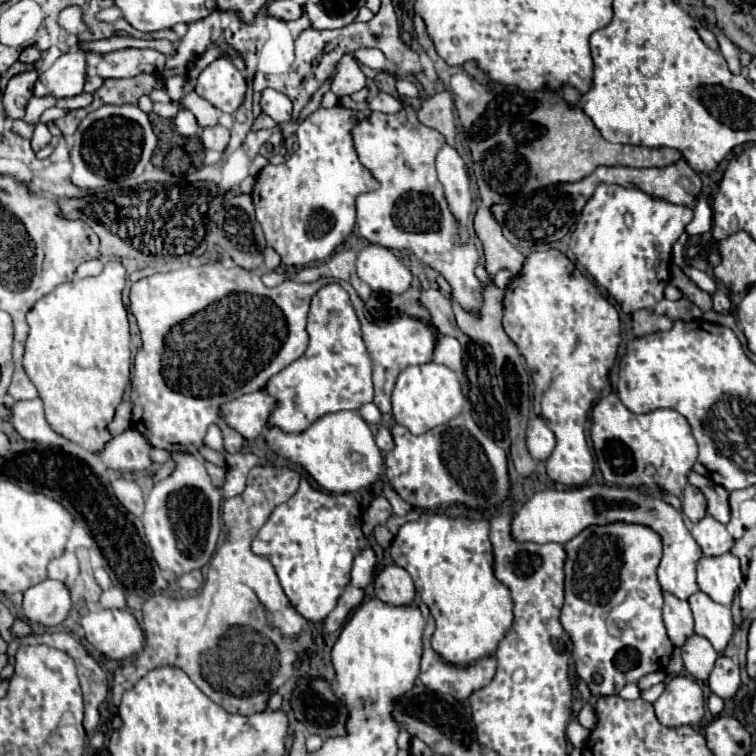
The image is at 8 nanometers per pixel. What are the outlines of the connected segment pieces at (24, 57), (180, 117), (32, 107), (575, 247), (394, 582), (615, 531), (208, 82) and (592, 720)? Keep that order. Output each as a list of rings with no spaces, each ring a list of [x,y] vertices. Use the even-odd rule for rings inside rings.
[[[27,47],[21,55],[19,55],[19,61],[25,63],[25,65],[35,65],[41,57],[41,51],[37,47]]]
[[[181,109],[177,115],[175,115],[175,125],[177,125],[177,131],[185,137],[193,137],[199,133],[199,123],[197,123],[197,117],[189,111],[189,109]]]
[[[33,96],[26,107],[23,120],[26,123],[36,125],[40,121],[42,113],[56,105],[56,99],[53,96],[36,97]]]
[[[599,185],[577,221],[577,229],[571,235],[569,249],[573,251],[577,263],[581,263],[591,273],[597,285],[607,289],[607,293],[621,305],[621,311],[627,317],[631,317],[631,313],[639,309],[651,311],[655,303],[663,299],[663,289],[669,283],[671,247],[685,231],[691,219],[693,219],[691,207],[653,199],[639,189],[625,189],[619,185]],[[659,269],[665,269],[665,279],[659,277]]]
[[[397,565],[385,567],[377,577],[375,577],[375,595],[393,607],[405,607],[415,603],[415,585],[411,575]]]
[[[637,523],[591,525],[565,543],[565,551],[565,605],[561,611],[561,623],[573,639],[577,673],[589,685],[591,693],[617,695],[627,683],[637,683],[653,671],[663,671],[669,665],[673,643],[669,641],[661,619],[663,589],[657,581],[657,567],[663,555],[661,537],[651,527]],[[595,673],[603,677],[603,683],[593,681]]]
[[[227,59],[213,61],[197,79],[195,93],[207,99],[215,109],[233,113],[243,103],[247,85],[241,75]]]
[[[585,703],[585,705],[583,705],[583,709],[577,713],[577,721],[579,721],[583,727],[587,727],[587,729],[593,729],[593,727],[597,725],[597,715],[595,715],[591,703]]]

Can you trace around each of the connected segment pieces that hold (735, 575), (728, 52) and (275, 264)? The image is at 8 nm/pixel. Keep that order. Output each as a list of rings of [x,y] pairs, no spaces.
[[[731,553],[719,557],[703,557],[697,563],[697,583],[715,603],[731,607],[735,591],[743,581],[739,559]]]
[[[723,33],[717,35],[717,41],[719,41],[719,51],[721,51],[721,55],[723,55],[725,61],[729,63],[729,69],[731,69],[733,73],[739,73],[739,69],[741,69],[741,65],[739,65],[739,49],[737,49]]]
[[[267,247],[263,252],[265,267],[269,269],[269,271],[273,271],[273,269],[279,269],[281,267],[281,257],[277,255],[277,251],[273,251],[271,247]]]

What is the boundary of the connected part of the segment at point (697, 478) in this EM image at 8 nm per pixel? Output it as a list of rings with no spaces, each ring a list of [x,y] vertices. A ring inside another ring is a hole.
[[[695,471],[689,473],[689,483],[699,487],[705,497],[707,497],[707,513],[721,521],[723,525],[729,523],[731,519],[731,509],[729,509],[729,491],[725,487],[717,487],[713,481],[705,479],[703,475],[697,475]]]

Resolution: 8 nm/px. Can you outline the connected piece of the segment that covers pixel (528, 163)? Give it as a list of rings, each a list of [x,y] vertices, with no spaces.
[[[493,85],[491,91],[479,87],[477,101],[465,105],[455,97],[455,105],[473,155],[473,169],[481,193],[481,207],[475,213],[475,233],[483,243],[485,269],[489,275],[495,275],[501,269],[517,273],[525,263],[525,255],[503,237],[497,221],[491,219],[489,207],[501,203],[501,193],[513,197],[515,193],[531,193],[555,183],[581,181],[601,165],[665,167],[681,159],[681,153],[669,147],[649,149],[609,143],[579,107],[569,109],[561,95],[549,91],[533,93],[511,85]]]

